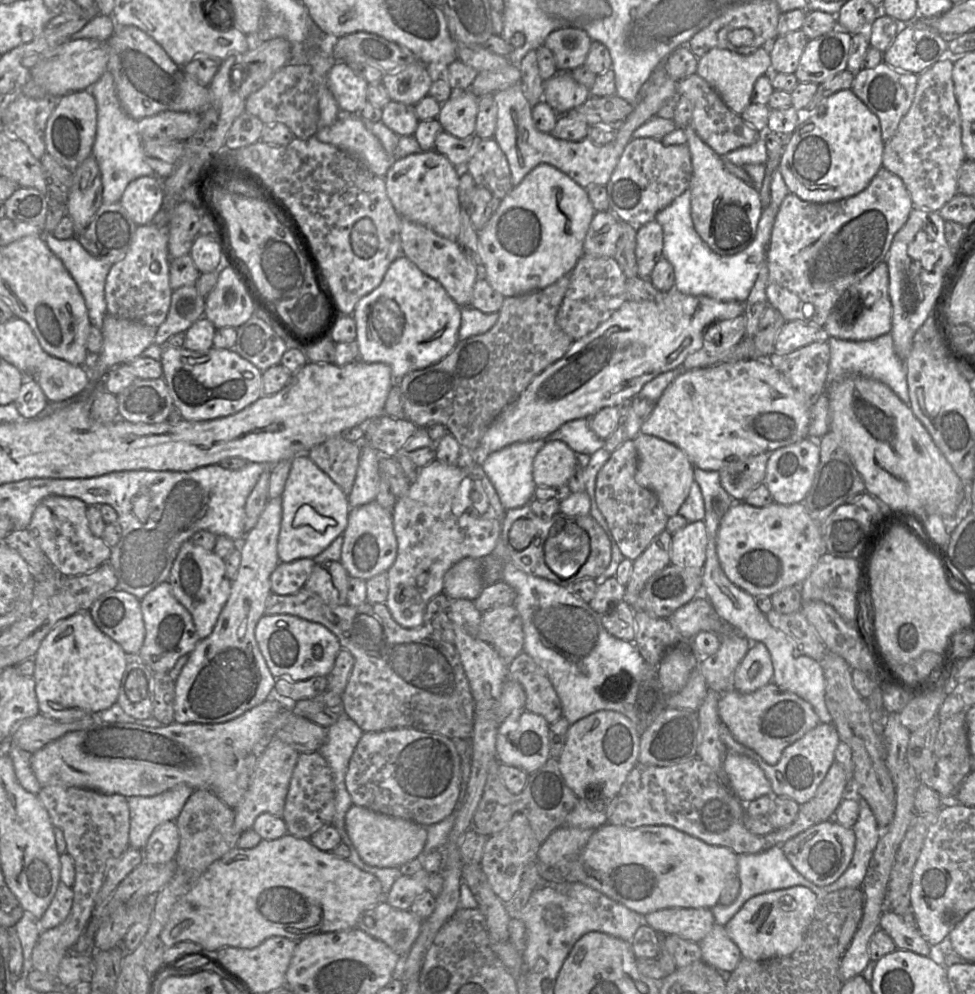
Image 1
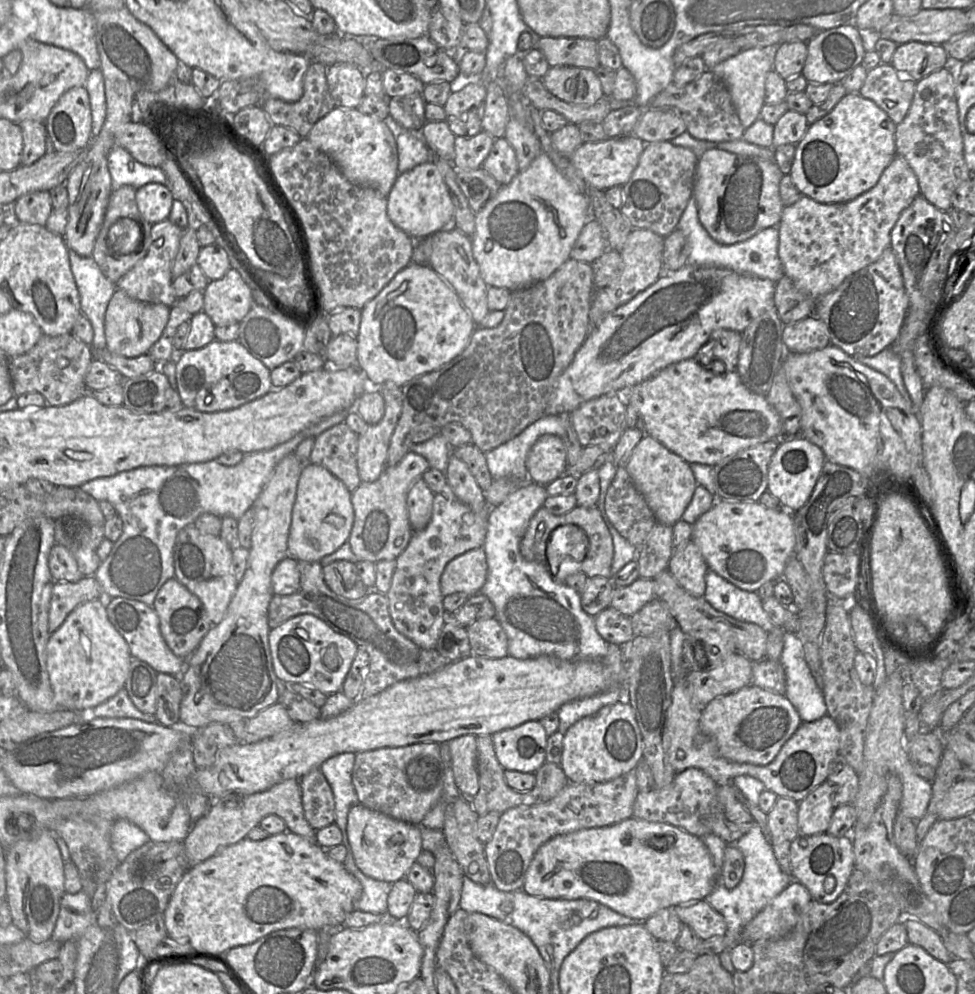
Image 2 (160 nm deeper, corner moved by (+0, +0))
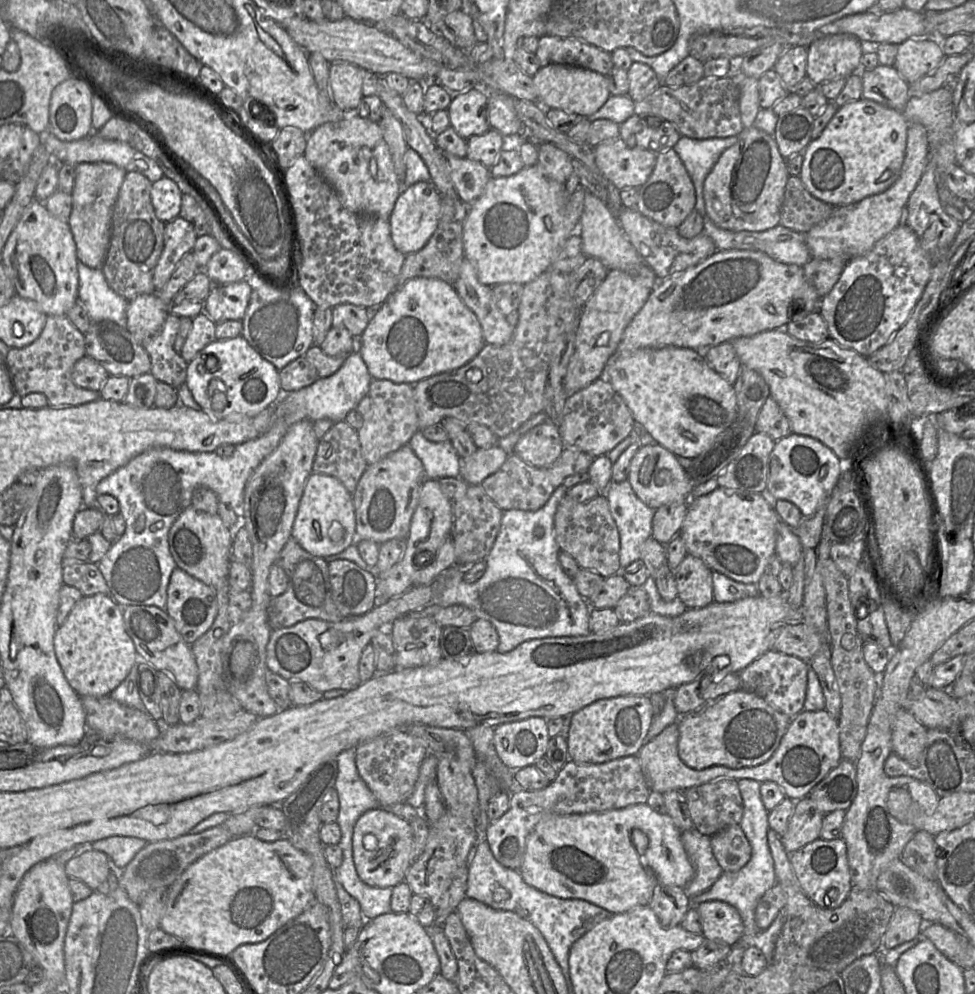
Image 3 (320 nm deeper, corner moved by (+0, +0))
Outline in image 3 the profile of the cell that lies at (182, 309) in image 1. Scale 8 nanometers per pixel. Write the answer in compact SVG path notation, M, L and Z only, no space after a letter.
M169 313L161 330L142 342L151 359L150 373L175 389L186 382L188 366L174 349L180 325L181 318Z

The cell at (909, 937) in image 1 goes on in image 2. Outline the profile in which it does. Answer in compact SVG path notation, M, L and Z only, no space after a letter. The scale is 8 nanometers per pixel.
M905 919L908 943L926 950L931 956L943 963L950 963L953 956L945 947L941 936L919 919Z

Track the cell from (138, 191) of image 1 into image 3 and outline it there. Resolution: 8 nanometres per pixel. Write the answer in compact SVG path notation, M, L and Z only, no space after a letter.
M167 177L152 183L151 203L156 217L167 223L179 216L182 193L177 184Z

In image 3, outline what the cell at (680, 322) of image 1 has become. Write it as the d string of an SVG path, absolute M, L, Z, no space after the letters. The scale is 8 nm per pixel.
M717 251L697 265L657 282L641 310L626 327L609 362L615 362L620 356L627 356L632 351L642 348L661 349L671 346L704 351L739 337L784 329L789 322L790 305L796 302L797 298L803 298L803 292L812 292L816 296L816 310L818 308L819 312L822 297L807 281L801 266L777 262L760 251Z

